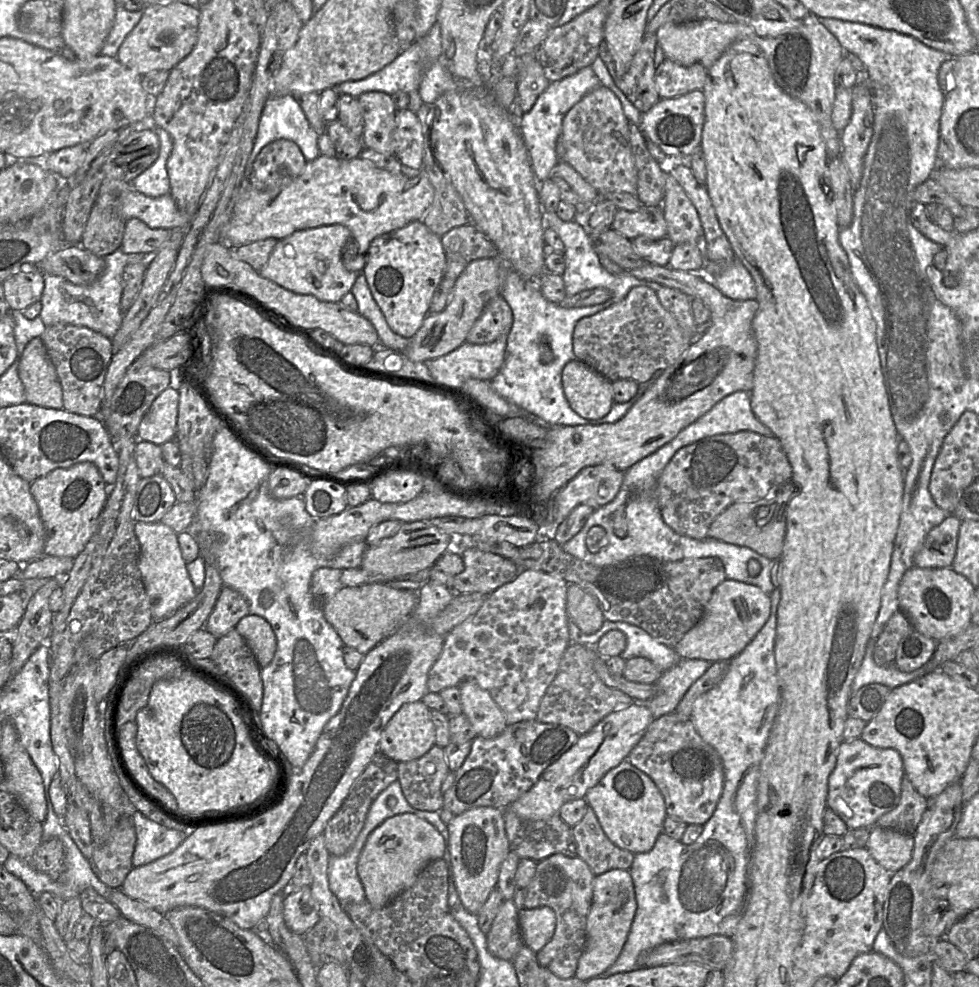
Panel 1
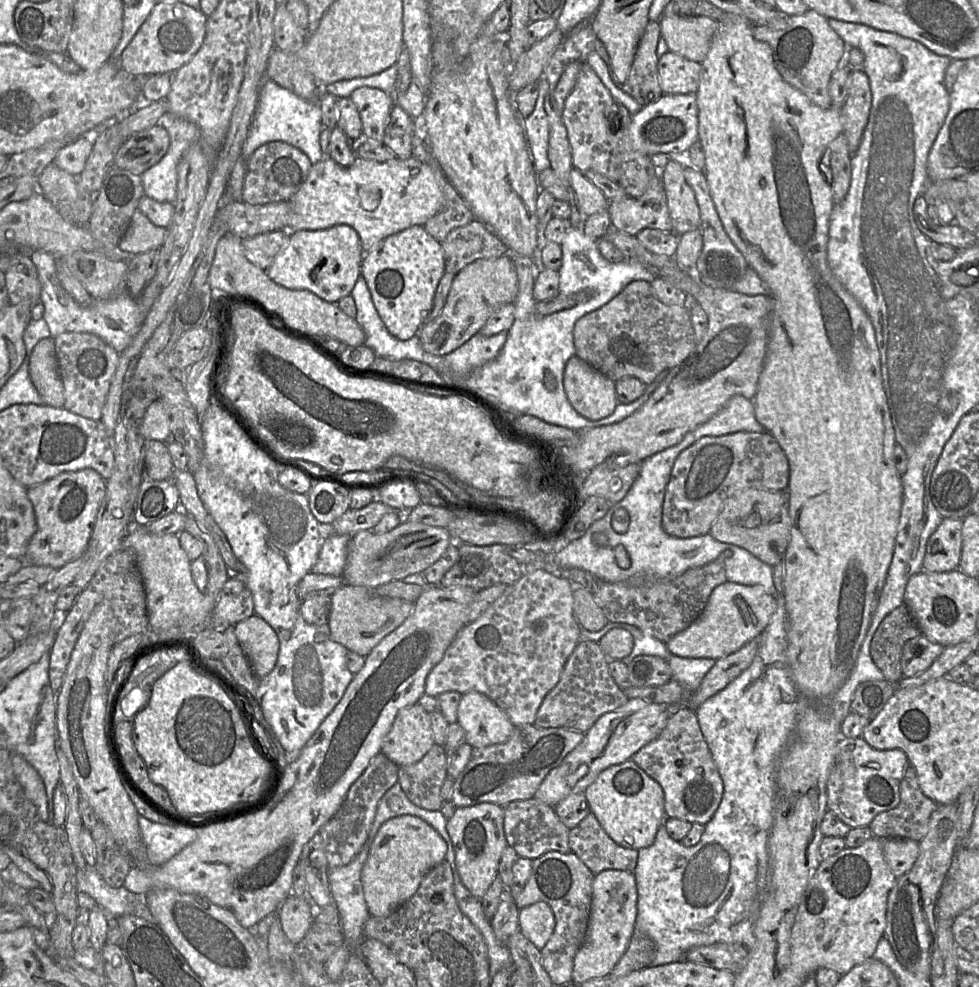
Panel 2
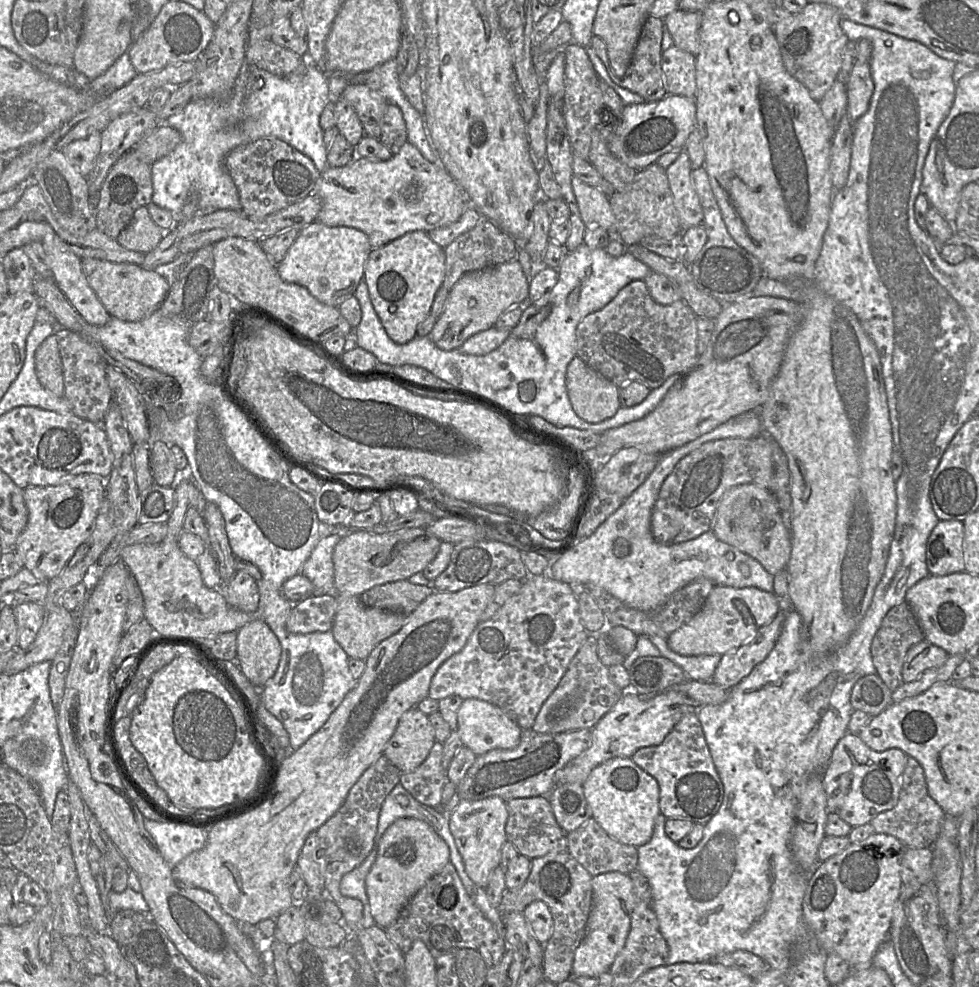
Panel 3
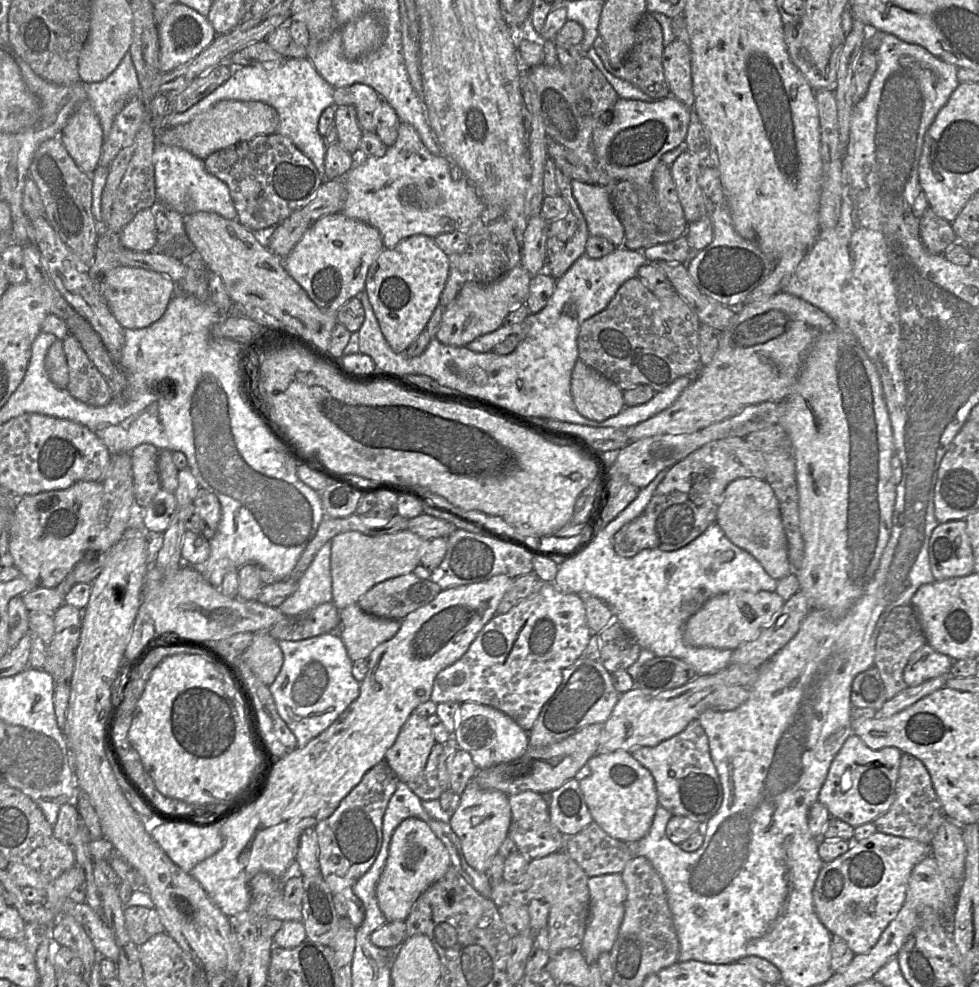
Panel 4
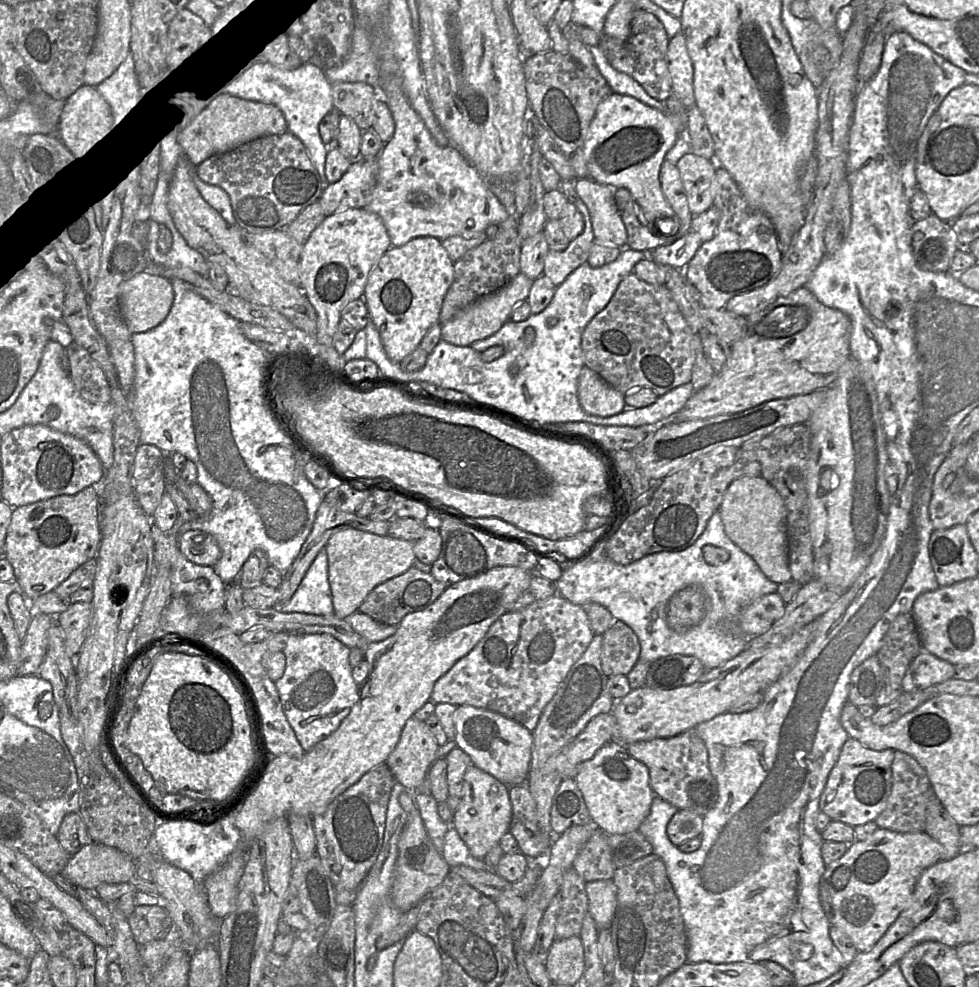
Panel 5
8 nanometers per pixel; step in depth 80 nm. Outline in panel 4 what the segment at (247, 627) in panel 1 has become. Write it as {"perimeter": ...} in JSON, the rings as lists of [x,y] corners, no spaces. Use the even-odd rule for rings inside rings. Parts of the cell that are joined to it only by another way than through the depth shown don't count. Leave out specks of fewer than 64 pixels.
{"perimeter":[[[268,631],[254,633],[251,644],[240,658],[267,686],[274,682],[284,661],[284,655],[278,641],[270,636]]]}

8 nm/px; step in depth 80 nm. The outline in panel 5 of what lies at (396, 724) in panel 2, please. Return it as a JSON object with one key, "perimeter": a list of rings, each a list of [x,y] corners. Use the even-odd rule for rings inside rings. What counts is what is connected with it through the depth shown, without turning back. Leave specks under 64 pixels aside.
{"perimeter":[[[414,716],[410,717],[396,747],[385,762],[395,782],[403,785],[409,792],[416,790],[436,761],[438,747],[426,723]]]}

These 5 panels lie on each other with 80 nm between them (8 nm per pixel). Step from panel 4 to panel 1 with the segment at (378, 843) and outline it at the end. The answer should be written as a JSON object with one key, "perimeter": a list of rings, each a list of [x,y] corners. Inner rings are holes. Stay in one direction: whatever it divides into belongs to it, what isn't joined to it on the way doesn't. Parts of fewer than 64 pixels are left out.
{"perimeter":[[[378,750],[364,771],[355,780],[341,807],[325,826],[322,835],[325,838],[325,847],[330,855],[342,856],[350,850],[364,826],[372,802],[397,779],[398,763]]]}

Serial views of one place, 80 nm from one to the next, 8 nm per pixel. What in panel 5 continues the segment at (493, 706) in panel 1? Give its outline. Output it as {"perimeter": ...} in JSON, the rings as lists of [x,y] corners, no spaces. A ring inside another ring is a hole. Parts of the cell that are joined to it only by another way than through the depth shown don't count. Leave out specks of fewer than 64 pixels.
{"perimeter":[[[469,705],[459,706],[455,712],[455,739],[453,742],[471,758],[473,766],[494,776],[501,783],[509,787],[526,785],[532,759],[533,736],[532,732],[515,720],[490,710]]]}

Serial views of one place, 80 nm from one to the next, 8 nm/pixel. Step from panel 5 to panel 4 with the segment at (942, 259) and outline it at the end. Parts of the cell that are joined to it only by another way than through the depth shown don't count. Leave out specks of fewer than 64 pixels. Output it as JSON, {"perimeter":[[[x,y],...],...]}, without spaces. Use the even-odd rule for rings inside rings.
{"perimeter":[[[930,207],[919,219],[919,233],[924,246],[934,254],[943,255],[958,240],[952,223],[938,216]]]}

